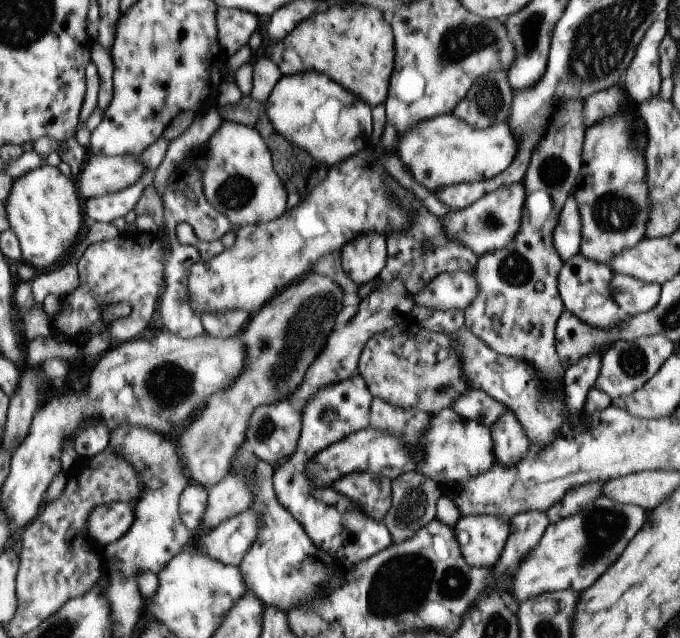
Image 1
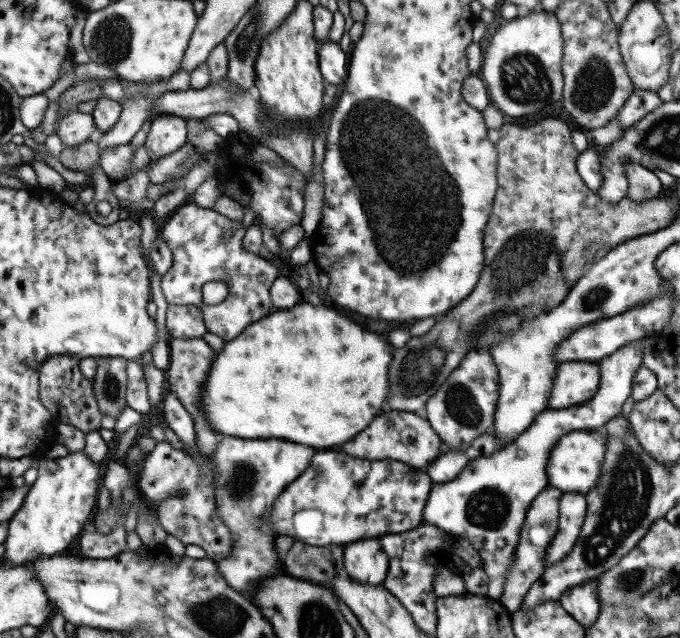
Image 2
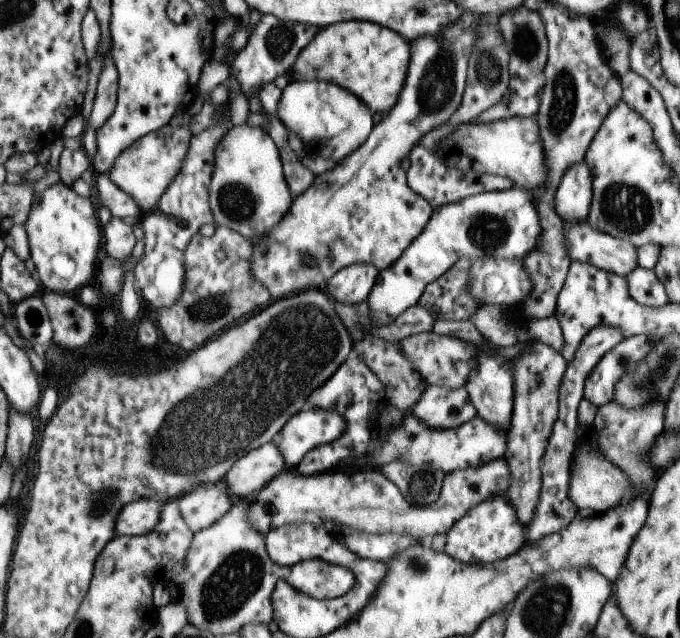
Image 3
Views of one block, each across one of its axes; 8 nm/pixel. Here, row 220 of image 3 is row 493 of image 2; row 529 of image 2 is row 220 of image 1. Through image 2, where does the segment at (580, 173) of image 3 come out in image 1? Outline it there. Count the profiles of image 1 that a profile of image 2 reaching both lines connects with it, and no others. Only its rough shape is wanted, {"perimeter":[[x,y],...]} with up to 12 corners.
{"perimeter":[[573,195],[563,203],[551,244],[562,261],[578,254],[581,221]]}

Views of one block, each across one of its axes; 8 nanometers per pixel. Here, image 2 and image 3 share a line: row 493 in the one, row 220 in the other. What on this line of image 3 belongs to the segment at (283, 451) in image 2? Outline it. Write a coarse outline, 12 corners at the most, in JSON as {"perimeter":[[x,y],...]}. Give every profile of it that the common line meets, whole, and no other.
{"perimeter":[[247,124],[213,150],[213,224],[253,243],[293,199],[277,147]]}

